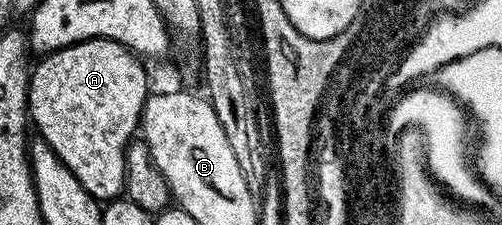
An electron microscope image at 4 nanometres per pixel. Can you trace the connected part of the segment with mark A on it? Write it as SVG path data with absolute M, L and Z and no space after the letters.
M92 37L90 41L81 41L77 45L68 45L62 49L56 49L54 53L44 54L41 61L32 66L29 74L29 111L28 116L31 118L31 125L38 129L40 140L46 141L55 151L55 155L83 183L83 187L91 194L98 203L108 203L114 199L120 198L125 191L125 151L129 148L129 142L134 140L141 124L141 112L145 106L145 101L151 95L148 87L146 66L139 60L138 54L129 49L126 45L120 45L119 42L113 41L110 37Z

